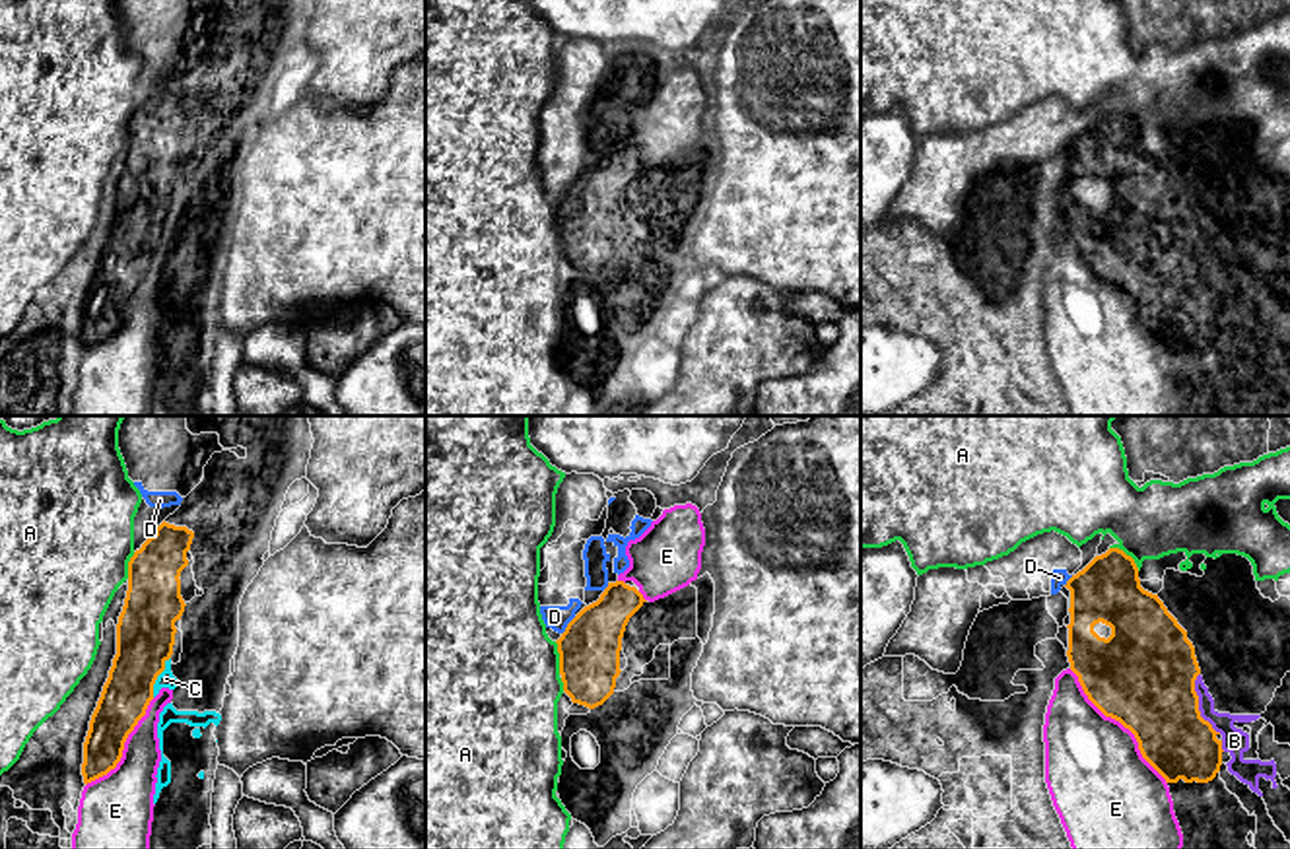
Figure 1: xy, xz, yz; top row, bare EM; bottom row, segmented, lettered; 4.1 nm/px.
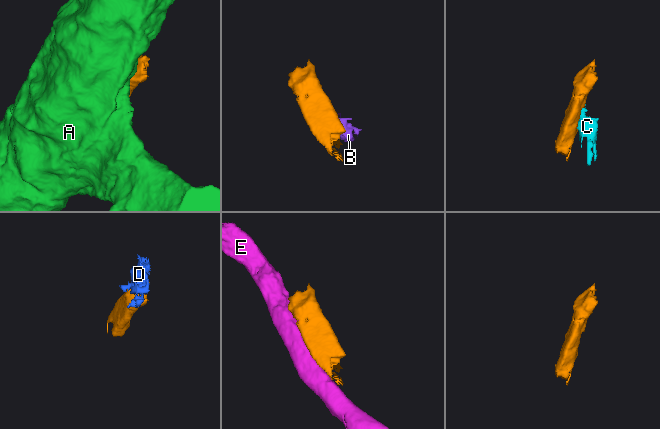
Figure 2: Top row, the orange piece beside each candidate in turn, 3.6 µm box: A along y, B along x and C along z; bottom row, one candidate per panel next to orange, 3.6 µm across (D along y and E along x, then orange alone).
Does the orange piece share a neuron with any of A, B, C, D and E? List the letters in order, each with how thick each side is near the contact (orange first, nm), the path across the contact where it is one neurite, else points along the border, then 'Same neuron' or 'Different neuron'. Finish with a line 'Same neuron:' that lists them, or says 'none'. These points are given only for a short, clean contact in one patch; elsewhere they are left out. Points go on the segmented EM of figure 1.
A: Thickness 280 nm (orange) against 300 nm. Boundary: yz (1110, 546), (1121, 548), (1139, 570). Different neuron
B: Thickness 420 nm (orange) against 110 nm. Boundary: yz (1199, 673), (1195, 680), (1197, 710), (1221, 733). Different neuron
C: Thickness 240 nm (orange) against 70 nm. Different neuron
D: Thickness 260 nm (orange) against 100 nm. Different neuron
E: Thickness 420 nm (orange) against 420 nm. Different neuron
Same neuron: none

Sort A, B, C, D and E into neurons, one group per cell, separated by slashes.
A / B / C / D / E

